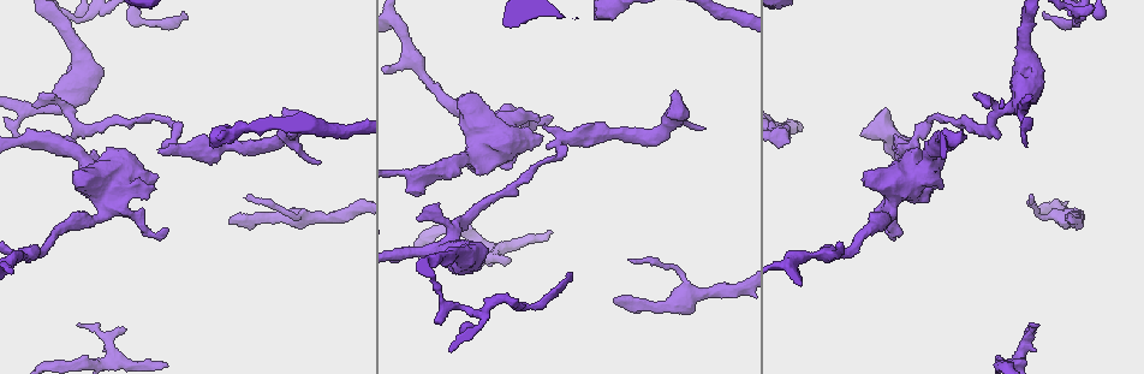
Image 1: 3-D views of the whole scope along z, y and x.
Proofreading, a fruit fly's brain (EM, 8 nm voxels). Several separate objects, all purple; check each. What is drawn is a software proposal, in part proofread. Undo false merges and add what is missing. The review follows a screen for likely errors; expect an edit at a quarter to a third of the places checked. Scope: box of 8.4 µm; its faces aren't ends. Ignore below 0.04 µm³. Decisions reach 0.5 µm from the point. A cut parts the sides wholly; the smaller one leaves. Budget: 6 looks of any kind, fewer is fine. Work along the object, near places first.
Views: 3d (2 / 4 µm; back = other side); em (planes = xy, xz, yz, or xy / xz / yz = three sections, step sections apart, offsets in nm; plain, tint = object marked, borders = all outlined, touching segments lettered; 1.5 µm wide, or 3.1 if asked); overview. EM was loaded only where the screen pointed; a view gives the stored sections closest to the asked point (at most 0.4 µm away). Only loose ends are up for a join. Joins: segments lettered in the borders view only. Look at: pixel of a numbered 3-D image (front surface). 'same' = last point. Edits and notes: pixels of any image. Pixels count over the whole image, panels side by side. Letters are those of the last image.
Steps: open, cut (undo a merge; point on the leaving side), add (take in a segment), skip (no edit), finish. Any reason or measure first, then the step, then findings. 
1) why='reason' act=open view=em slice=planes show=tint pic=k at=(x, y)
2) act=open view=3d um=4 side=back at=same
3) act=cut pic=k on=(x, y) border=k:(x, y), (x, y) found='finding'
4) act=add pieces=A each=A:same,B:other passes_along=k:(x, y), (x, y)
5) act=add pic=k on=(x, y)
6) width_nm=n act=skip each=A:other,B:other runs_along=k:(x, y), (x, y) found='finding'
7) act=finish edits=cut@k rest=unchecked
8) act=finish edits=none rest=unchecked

why='free end' act=open view=em slice=planes show=plain pic=1 at=(20, 147)

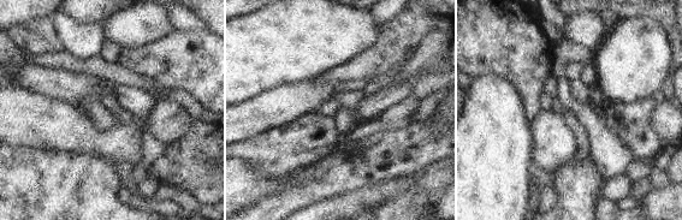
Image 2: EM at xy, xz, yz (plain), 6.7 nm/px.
act=open view=em slice=planes show=borders at=same

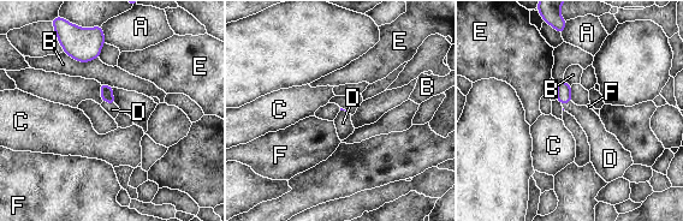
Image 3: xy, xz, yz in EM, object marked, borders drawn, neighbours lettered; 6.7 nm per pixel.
act=add pic=3 on=(591, 123) each=A:other,B:other,C:other,D:same,E:other,F:other passes_along=3:(563, 89), (564, 101), (591, 123) found='it goes on there'

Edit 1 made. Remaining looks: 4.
why='redraw' act=open view=overview

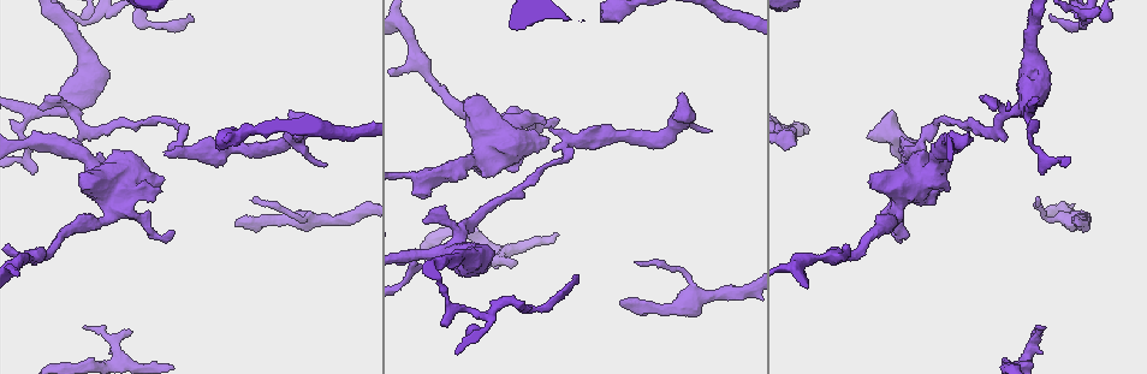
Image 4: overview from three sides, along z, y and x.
why='thick end' act=open view=3d um=4 pic=4 at=(871, 174)

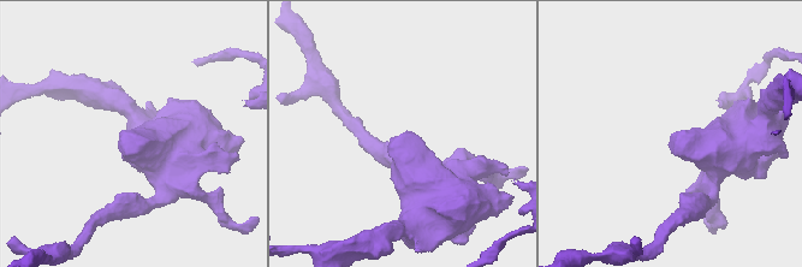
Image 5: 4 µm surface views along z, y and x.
why='now the EM' act=open view=em slice=planes show=tint pic=5 at=(136, 133)

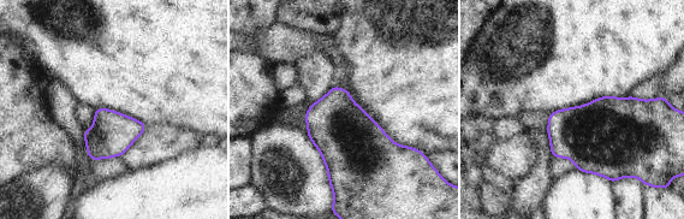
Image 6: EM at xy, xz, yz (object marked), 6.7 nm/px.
why='see the neighbours' act=open view=em slice=planes show=borders at=same

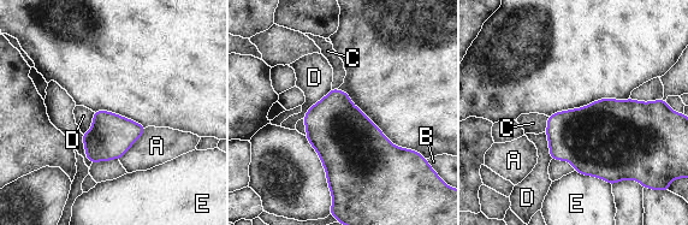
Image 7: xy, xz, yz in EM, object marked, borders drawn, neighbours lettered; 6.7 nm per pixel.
act=skip each=A:other,B:other,C:other,D:other,E:other border=7:(331, 88), (307, 111), (303, 118) found='none of them fits'

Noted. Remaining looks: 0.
act=finish edits=add@3 rest=unchecked

